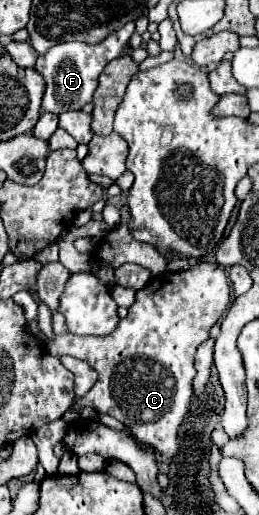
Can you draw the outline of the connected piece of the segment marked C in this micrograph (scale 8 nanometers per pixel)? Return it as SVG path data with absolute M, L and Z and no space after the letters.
M199 262L187 272L163 272L151 282L137 290L135 302L129 308L125 320L107 336L55 336L47 342L47 350L55 356L73 356L89 362L97 372L97 384L79 400L79 406L93 406L99 414L109 414L123 422L129 432L141 440L149 442L163 458L175 460L179 454L179 426L185 418L191 394L191 380L195 374L193 356L199 344L209 338L211 326L215 326L231 302L231 288L223 266L211 262Z

